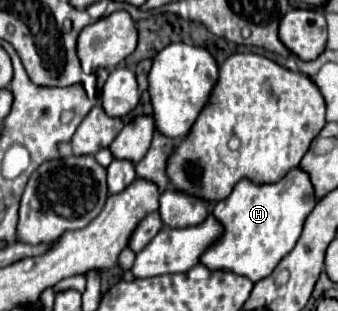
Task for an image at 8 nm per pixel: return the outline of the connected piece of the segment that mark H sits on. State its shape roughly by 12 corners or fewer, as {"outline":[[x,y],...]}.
{"outline":[[299,168],[277,184],[237,182],[211,208],[223,234],[209,270],[267,278],[313,204]]}

